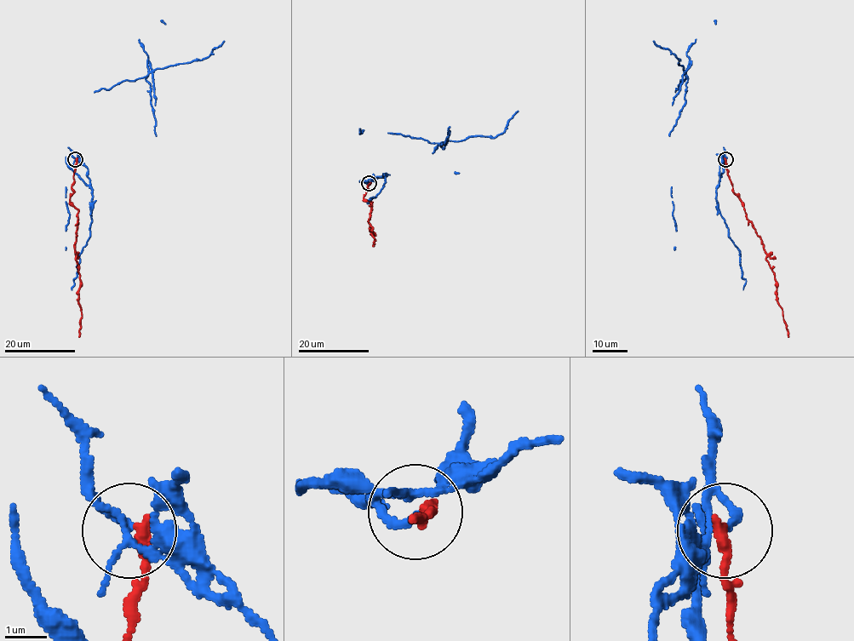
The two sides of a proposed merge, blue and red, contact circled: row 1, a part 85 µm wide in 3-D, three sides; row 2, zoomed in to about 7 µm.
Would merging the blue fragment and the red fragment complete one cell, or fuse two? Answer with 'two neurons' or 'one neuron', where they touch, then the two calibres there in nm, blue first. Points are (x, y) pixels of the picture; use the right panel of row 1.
two neurons; at (725, 159); 160 nm thick on the blue side, 280 nm on the other

